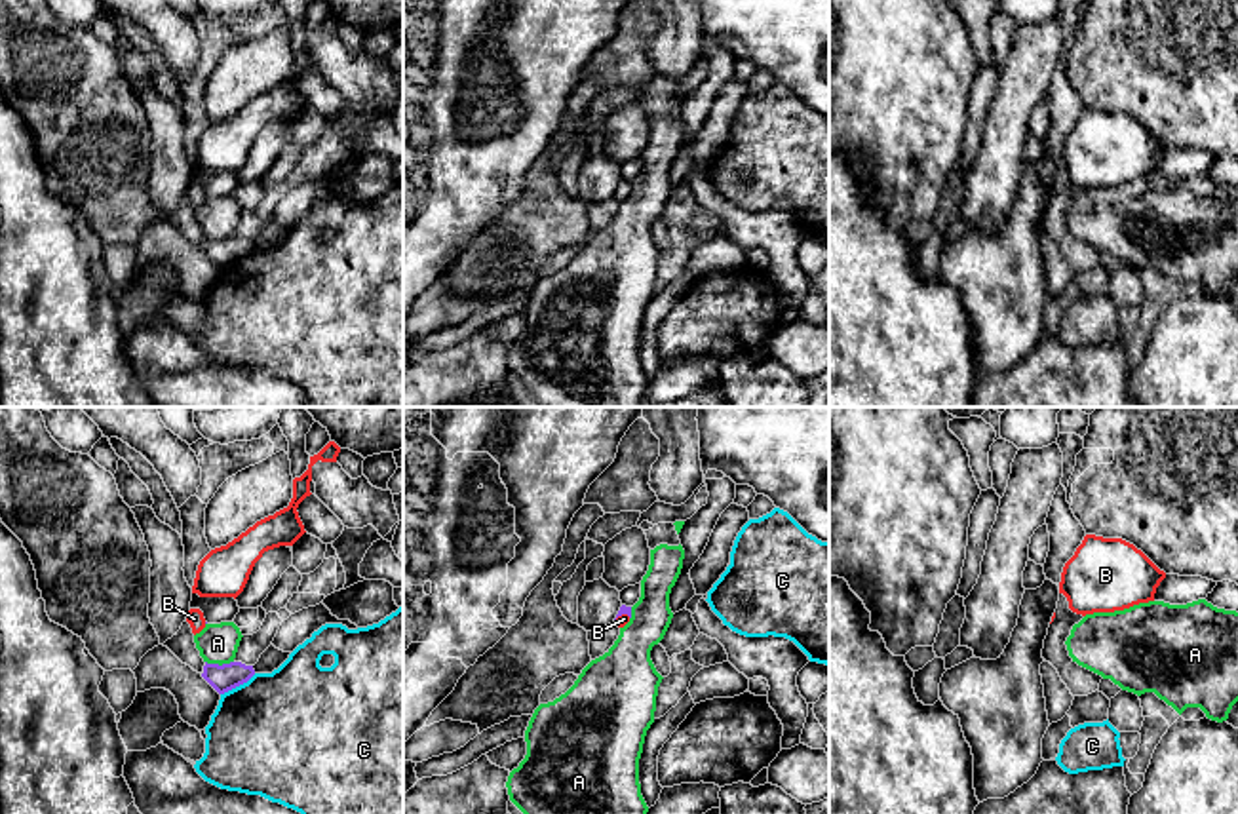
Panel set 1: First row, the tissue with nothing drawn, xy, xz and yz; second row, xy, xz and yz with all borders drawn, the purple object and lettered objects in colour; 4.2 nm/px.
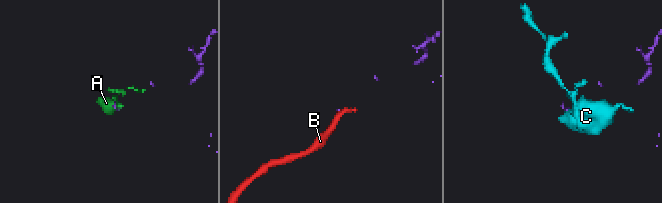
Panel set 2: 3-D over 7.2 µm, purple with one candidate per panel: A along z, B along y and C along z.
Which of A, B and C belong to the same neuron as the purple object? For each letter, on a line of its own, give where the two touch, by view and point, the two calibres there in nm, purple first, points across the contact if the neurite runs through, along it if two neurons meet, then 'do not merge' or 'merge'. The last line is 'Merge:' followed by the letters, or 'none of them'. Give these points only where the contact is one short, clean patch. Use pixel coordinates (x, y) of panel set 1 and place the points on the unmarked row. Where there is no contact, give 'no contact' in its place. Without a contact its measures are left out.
A: contact xy (217, 238); calibres 120 and 170 nm; border xy (206, 234), (232, 236); do not merge
B: contact xz (622, 187); calibres 40 and 50 nm; way xz (624, 183), (622, 187), (624, 193); merge
C: contact xy (238, 259); calibres 120 and 500 nm; border xy (255, 248), (221, 269); do not merge
Merge: B

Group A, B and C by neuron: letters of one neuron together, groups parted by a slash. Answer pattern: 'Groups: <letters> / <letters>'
Groups: A / B / C

